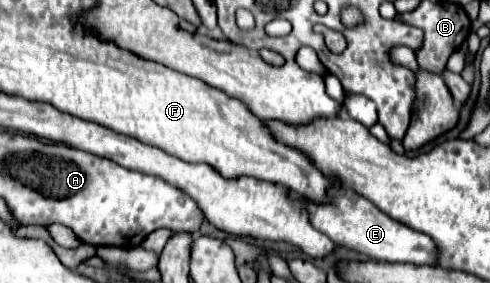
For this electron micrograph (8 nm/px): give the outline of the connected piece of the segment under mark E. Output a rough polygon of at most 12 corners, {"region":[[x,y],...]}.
{"region":[[352,189],[308,201],[312,225],[378,261],[438,267],[428,235]]}

